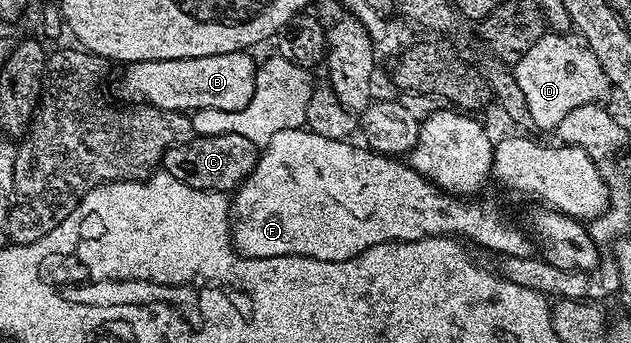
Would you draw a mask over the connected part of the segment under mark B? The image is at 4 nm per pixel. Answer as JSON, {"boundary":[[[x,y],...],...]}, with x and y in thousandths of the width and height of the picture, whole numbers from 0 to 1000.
{"boundary":[[[391,149],[365,157],[333,157],[326,169],[276,169],[274,175],[227,175],[217,187],[201,190],[197,207],[197,280],[209,297],[255,315],[265,327],[306,329],[314,321],[352,321],[369,327],[384,321],[403,286],[406,248],[407,178],[399,178]]]}

